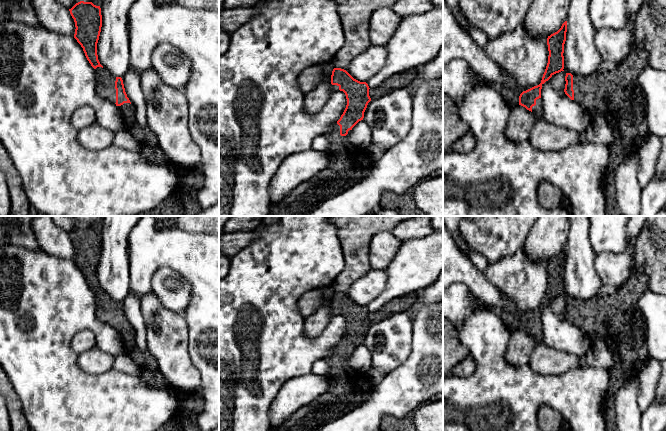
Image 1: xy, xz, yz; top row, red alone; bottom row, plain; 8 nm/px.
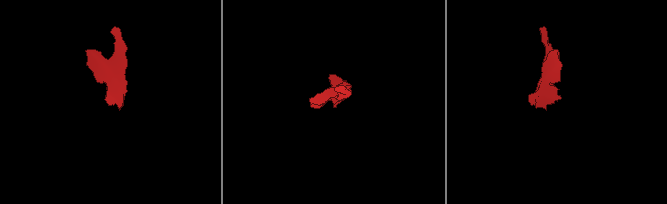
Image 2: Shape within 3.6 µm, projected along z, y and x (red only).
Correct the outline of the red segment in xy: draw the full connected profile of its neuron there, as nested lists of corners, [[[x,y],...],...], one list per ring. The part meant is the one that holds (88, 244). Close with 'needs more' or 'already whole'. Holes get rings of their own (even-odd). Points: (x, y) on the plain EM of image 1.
[[[80,225],[69,235],[76,251],[74,262],[81,269],[87,284],[95,293],[97,317],[119,332],[124,343],[125,353],[135,359],[141,352],[136,347],[135,331],[127,321],[123,304],[104,293],[98,284],[97,267],[102,251],[100,230],[96,230],[92,226]]]; needs more

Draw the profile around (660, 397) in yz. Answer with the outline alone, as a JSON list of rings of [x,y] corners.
[[[666,361],[662,362],[662,373],[656,388],[654,402],[661,404],[666,402]]]

